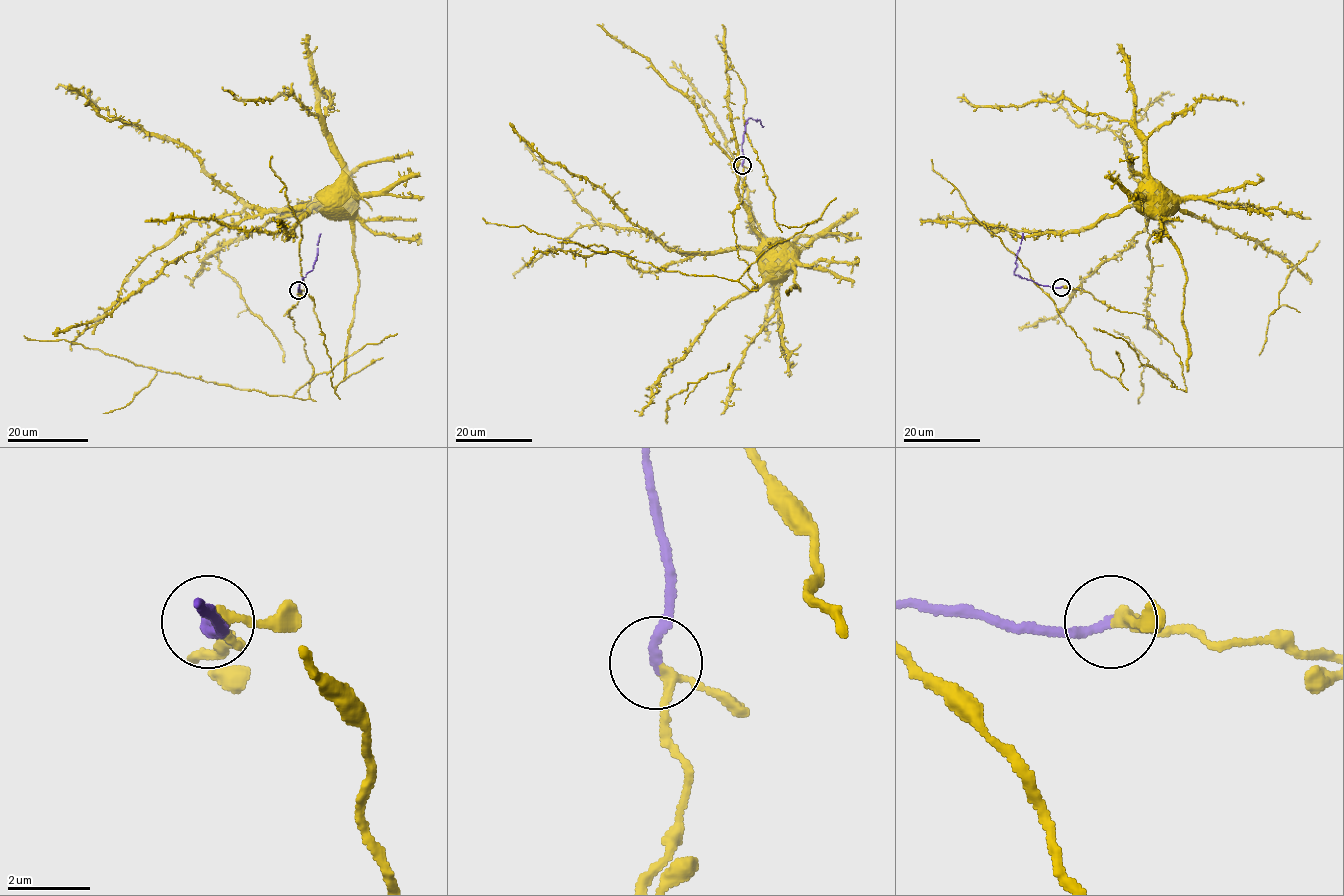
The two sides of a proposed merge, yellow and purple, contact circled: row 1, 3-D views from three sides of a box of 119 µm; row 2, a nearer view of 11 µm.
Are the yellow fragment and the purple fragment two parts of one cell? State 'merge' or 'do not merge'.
merge

